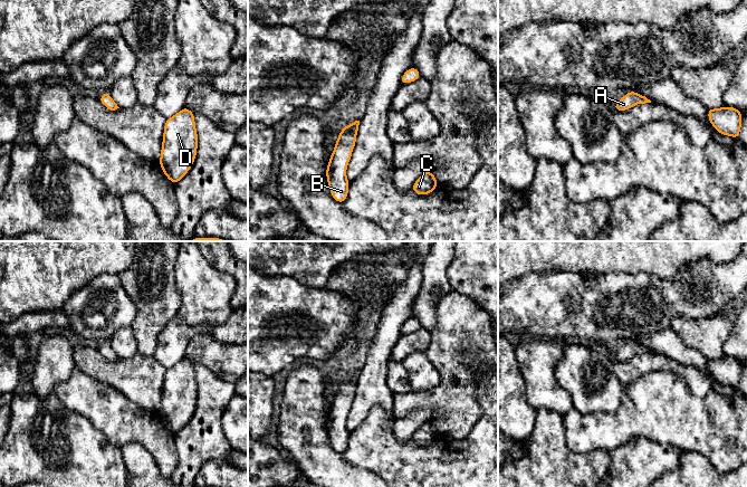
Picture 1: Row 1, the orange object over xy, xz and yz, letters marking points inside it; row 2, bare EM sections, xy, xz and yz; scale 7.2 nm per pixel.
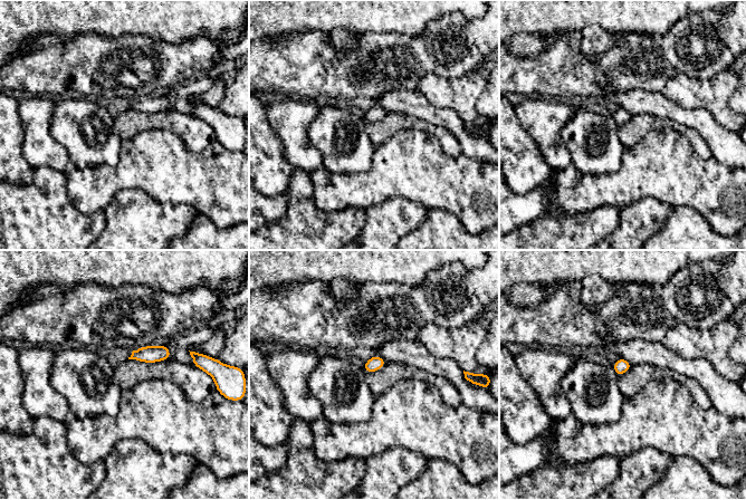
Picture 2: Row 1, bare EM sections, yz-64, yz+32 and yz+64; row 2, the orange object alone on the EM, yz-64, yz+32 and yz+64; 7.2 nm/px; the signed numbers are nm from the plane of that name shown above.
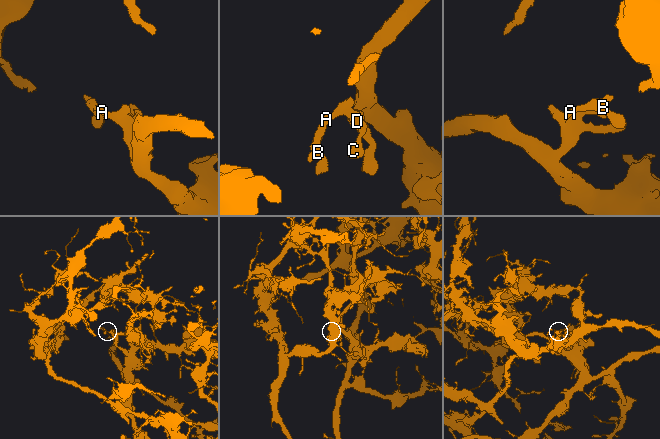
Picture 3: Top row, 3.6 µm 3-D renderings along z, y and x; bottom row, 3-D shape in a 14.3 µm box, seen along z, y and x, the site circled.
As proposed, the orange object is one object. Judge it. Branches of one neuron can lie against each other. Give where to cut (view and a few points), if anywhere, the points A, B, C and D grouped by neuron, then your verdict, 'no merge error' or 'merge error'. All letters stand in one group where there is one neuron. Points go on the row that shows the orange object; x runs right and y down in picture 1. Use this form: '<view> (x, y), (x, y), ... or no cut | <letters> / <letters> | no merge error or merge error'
no cut | A B C D | no merge error

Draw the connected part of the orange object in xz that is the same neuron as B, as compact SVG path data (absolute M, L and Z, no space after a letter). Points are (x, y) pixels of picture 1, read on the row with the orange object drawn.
M355 121L343 127L326 168L326 179L331 194L339 204L342 204L348 195L349 182L346 178L346 168L356 144L358 125L360 121Z

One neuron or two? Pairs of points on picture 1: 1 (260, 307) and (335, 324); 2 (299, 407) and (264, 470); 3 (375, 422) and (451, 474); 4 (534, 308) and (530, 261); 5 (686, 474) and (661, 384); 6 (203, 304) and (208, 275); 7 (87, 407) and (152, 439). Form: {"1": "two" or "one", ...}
{"1": "one", "2": "two", "3": "one", "4": "two", "5": "two", "6": "one", "7": "one"}

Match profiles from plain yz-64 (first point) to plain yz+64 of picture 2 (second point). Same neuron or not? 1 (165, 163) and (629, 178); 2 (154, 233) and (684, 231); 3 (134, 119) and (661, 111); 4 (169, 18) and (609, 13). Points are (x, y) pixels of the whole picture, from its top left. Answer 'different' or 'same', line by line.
1: same
2: different
3: different
4: same

